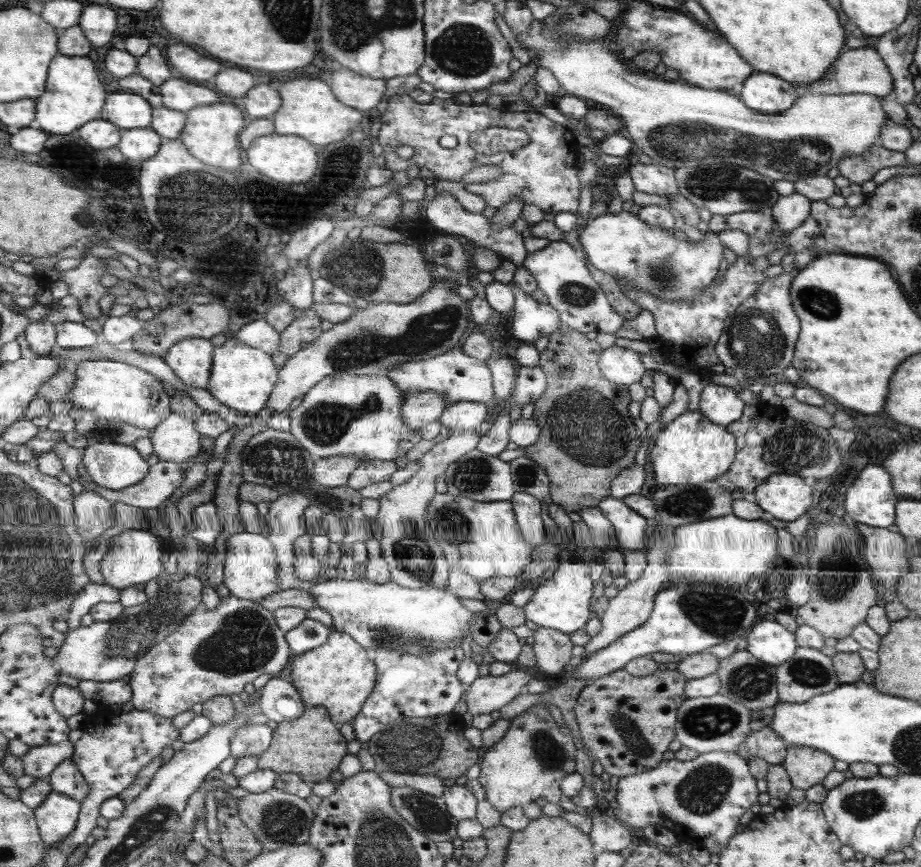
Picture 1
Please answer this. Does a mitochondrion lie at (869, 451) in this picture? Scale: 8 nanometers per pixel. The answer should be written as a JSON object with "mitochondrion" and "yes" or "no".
{"mitochondrion":"no"}

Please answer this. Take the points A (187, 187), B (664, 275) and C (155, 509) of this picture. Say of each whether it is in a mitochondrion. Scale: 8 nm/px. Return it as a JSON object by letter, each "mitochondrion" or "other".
{"A":"mitochondrion","B":"mitochondrion","C":"other"}

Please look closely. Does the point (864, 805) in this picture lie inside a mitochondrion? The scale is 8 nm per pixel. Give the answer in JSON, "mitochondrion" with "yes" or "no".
{"mitochondrion":"yes"}

